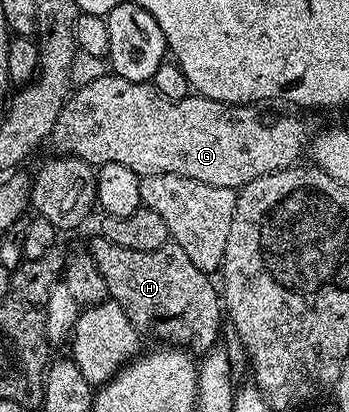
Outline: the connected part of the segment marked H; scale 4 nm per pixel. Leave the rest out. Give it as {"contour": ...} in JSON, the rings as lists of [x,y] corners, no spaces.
{"contour":[[[96,237],[89,244],[91,256],[99,262],[101,273],[107,282],[108,296],[114,302],[123,306],[123,312],[131,319],[131,324],[137,329],[143,327],[163,326],[163,335],[168,344],[182,345],[184,348],[199,347],[203,339],[208,339],[208,344],[216,344],[219,337],[219,318],[224,318],[225,311],[221,306],[221,295],[211,284],[212,276],[206,271],[197,269],[193,261],[189,261],[189,253],[185,249],[168,245],[156,251],[134,251],[113,245],[109,240]]]}

